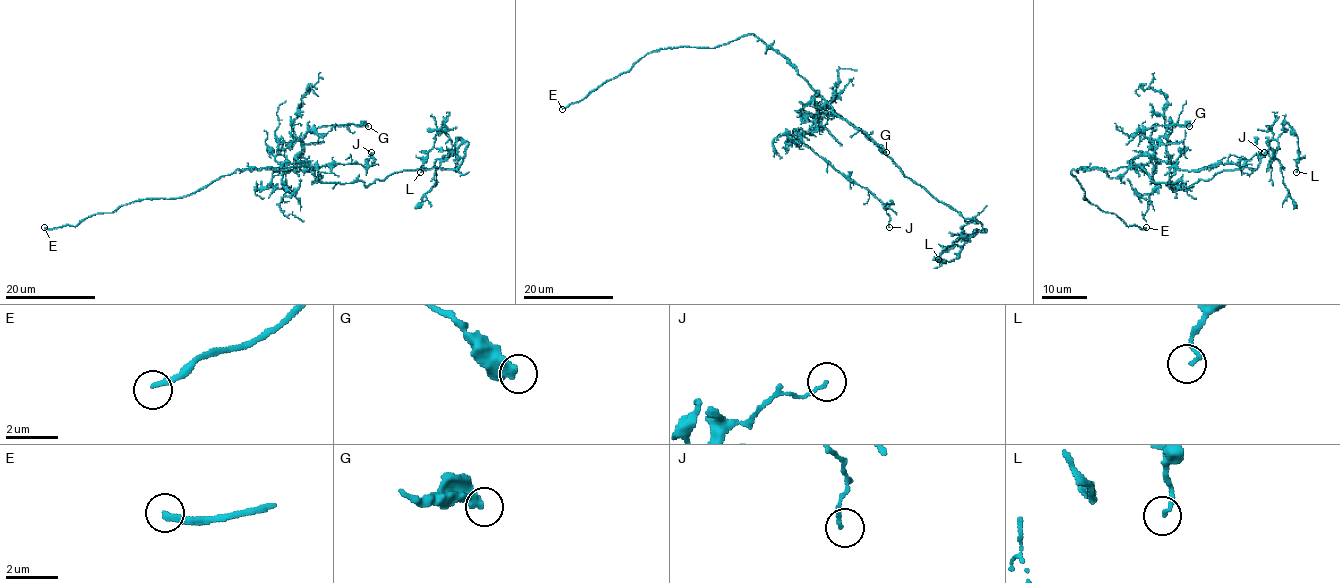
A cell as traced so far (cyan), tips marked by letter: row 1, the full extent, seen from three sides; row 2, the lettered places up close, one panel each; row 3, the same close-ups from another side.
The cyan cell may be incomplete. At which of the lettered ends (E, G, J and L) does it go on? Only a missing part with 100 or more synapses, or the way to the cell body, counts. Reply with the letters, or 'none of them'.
E

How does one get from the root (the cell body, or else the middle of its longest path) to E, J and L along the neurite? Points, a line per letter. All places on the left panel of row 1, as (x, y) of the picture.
E: (315, 175), (307, 166), (236, 169), (182, 197), (139, 199), (75, 226), (44, 227)
J: (315, 175), (302, 157), (298, 163), (284, 164), (285, 169), (296, 171), (336, 164), (365, 166), (371, 152)
L: (315, 175), (367, 186), (400, 171), (455, 168), (468, 142), (451, 154), (443, 123), (420, 172)

